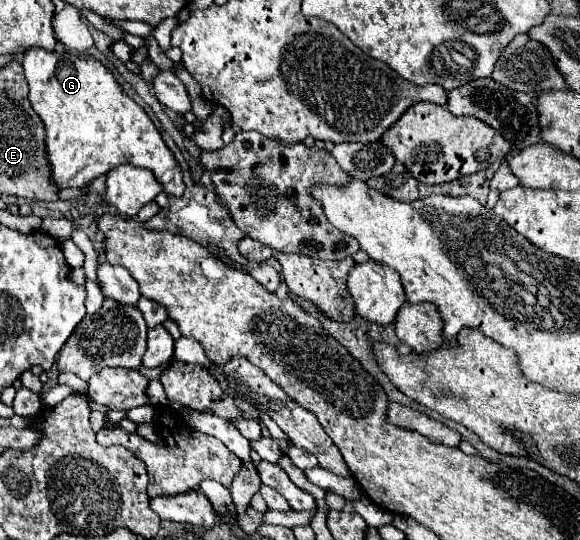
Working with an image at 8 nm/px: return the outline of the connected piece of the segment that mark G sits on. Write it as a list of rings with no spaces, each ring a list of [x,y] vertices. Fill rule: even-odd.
[[[31,48],[23,56],[23,70],[31,88],[31,106],[45,126],[51,182],[59,190],[87,186],[117,164],[133,164],[151,170],[165,194],[183,196],[185,184],[175,156],[145,110],[123,94],[113,74],[101,62]]]

